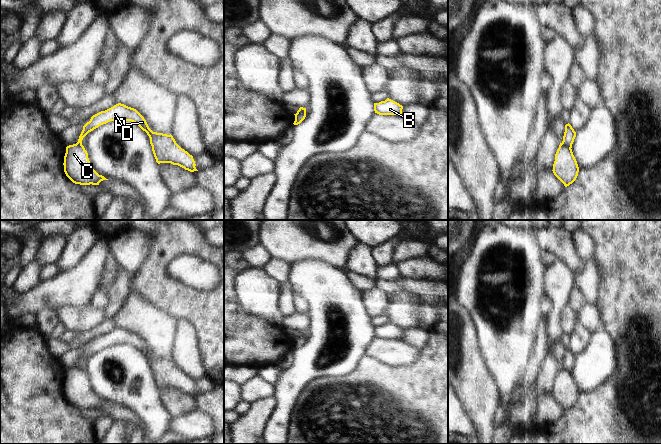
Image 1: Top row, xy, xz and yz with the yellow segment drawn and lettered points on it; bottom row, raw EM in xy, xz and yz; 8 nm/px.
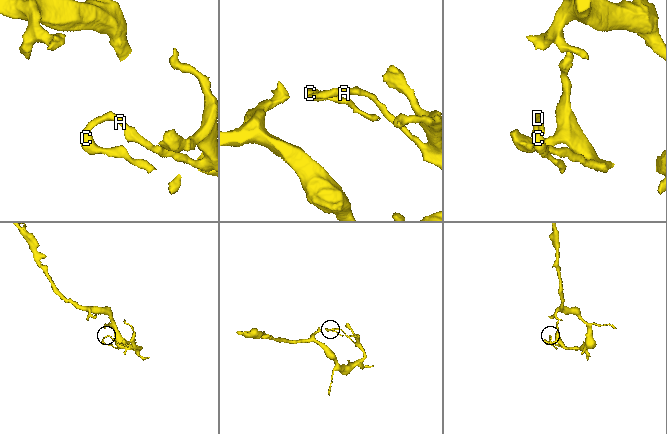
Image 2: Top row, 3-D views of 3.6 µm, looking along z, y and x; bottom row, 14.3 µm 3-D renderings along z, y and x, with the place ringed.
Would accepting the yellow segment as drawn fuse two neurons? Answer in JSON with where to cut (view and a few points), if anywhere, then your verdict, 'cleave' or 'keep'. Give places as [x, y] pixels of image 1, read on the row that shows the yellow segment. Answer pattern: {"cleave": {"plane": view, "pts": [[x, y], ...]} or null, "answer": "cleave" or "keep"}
{"cleave": {"plane": "yz", "pts": [[562, 142], [570, 148]]}, "answer": "cleave"}

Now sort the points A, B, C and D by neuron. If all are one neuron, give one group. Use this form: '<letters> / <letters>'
A B D / C

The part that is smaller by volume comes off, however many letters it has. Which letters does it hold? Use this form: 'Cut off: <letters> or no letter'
Cut off: C

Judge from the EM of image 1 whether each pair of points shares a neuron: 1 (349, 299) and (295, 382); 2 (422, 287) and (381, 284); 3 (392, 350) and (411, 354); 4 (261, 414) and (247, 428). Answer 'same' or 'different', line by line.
1: same
2: same
3: same
4: same

